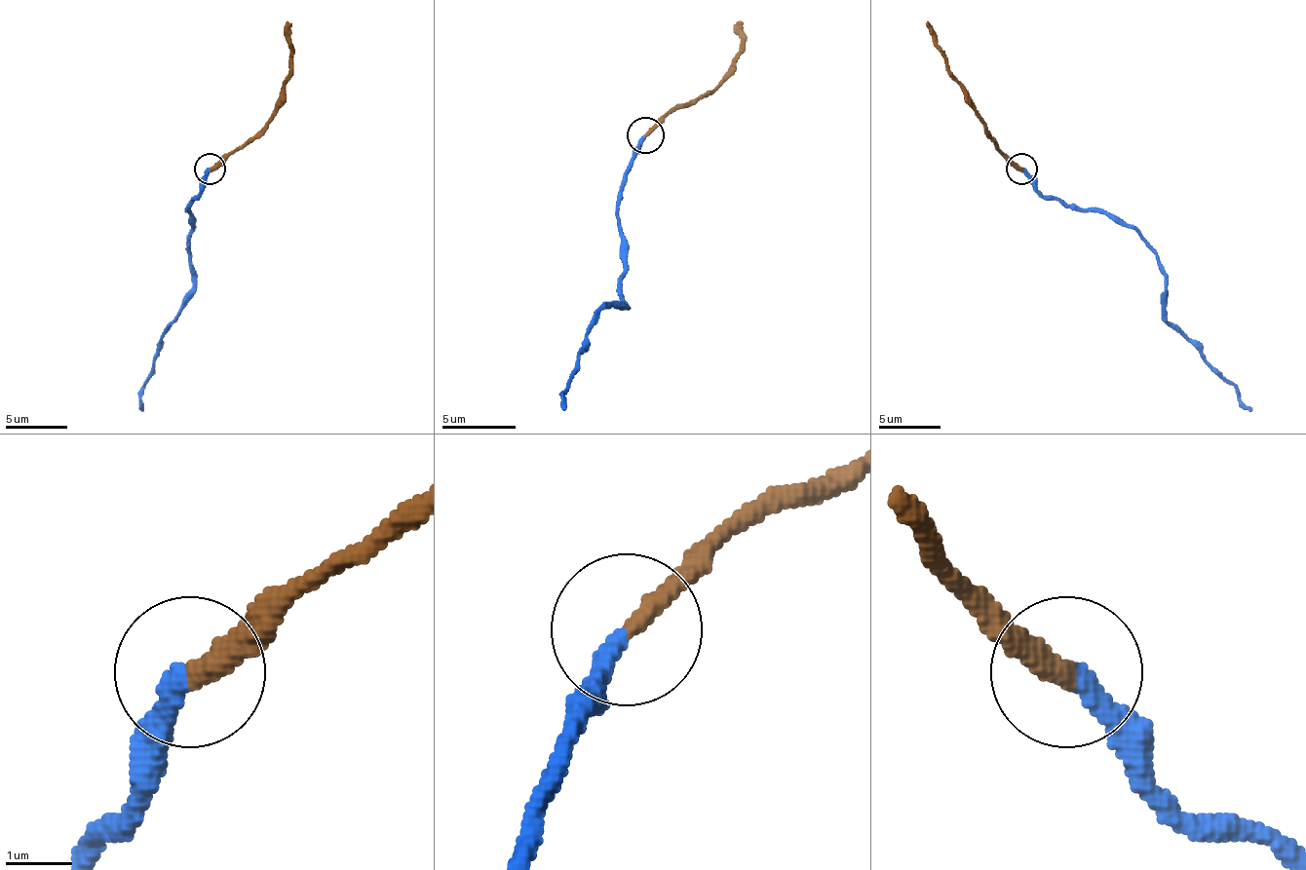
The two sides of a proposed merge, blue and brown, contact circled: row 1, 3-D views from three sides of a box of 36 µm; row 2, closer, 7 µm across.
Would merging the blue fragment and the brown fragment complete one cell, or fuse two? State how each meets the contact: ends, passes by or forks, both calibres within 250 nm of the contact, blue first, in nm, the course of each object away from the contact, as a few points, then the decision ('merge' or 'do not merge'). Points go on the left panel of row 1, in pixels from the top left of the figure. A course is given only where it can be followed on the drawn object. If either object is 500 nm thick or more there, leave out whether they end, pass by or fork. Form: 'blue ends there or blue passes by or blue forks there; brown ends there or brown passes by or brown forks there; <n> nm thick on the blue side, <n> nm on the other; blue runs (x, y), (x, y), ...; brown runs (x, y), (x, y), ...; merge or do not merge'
blue ends there; brown ends there; 320 nm thick on the blue side, 340 nm on the other; blue runs (211, 170), (186, 207), (192, 234), (189, 256), (192, 299), (161, 339), (155, 373), (139, 397), (142, 410); brown runs (211, 170), (242, 148), (272, 114), (288, 74), (288, 21); do not merge

